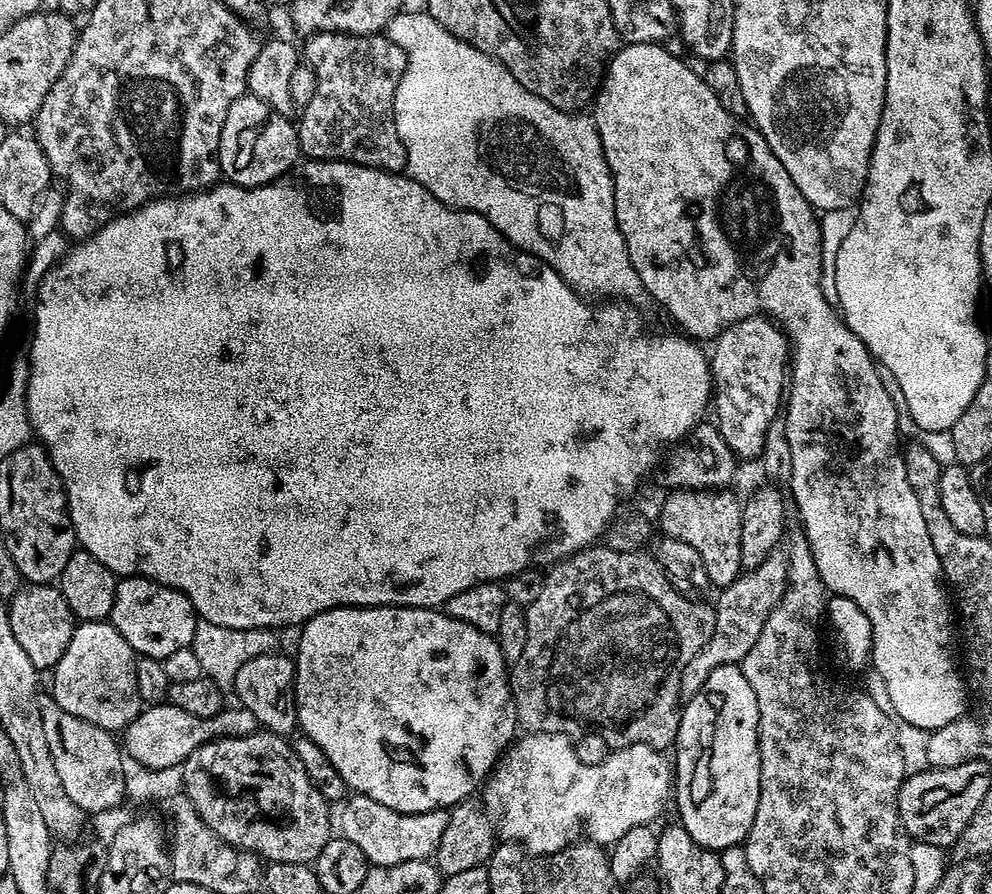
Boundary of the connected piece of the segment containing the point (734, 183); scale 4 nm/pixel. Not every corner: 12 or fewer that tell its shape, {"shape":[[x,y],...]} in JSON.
{"shape":[[658,44],[594,101],[616,221],[697,341],[790,345],[790,487],[898,718],[965,715],[894,403],[766,138]]}

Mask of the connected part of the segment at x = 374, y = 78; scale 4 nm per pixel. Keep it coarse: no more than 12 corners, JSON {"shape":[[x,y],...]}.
{"shape":[[387,34],[302,44],[310,160],[403,173],[406,54]]}

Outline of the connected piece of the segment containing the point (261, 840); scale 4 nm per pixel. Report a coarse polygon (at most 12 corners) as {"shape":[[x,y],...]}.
{"shape":[[285,737],[209,740],[183,795],[230,846],[312,864],[329,801]]}

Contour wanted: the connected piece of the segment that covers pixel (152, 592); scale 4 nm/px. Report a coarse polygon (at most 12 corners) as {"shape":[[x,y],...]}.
{"shape":[[125,576],[110,622],[133,653],[165,660],[198,617],[176,588]]}

